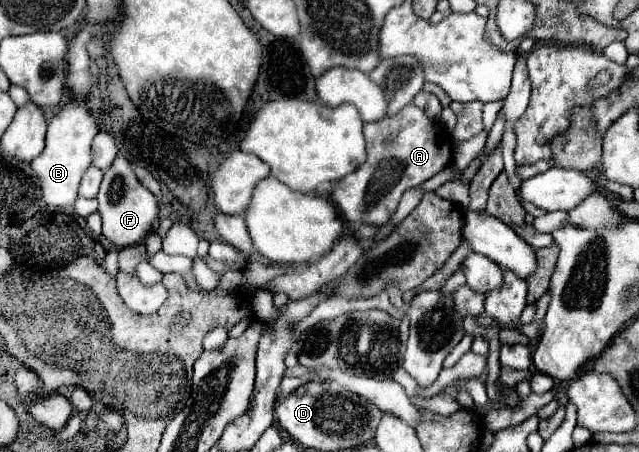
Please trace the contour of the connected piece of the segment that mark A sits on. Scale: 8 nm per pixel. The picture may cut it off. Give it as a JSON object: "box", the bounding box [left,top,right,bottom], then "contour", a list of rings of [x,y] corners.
{"box":[333,104,453,224],"contour":[[[407,104],[399,114],[387,116],[385,120],[379,120],[375,124],[365,124],[365,140],[367,140],[367,162],[355,170],[353,174],[347,174],[337,182],[337,188],[333,192],[333,198],[343,212],[347,222],[365,222],[365,224],[385,224],[391,214],[395,212],[401,196],[405,190],[415,188],[435,176],[439,170],[443,170],[451,158],[453,158],[453,140],[449,132],[441,130],[443,124],[429,120],[423,108],[417,108],[415,104]]]}

